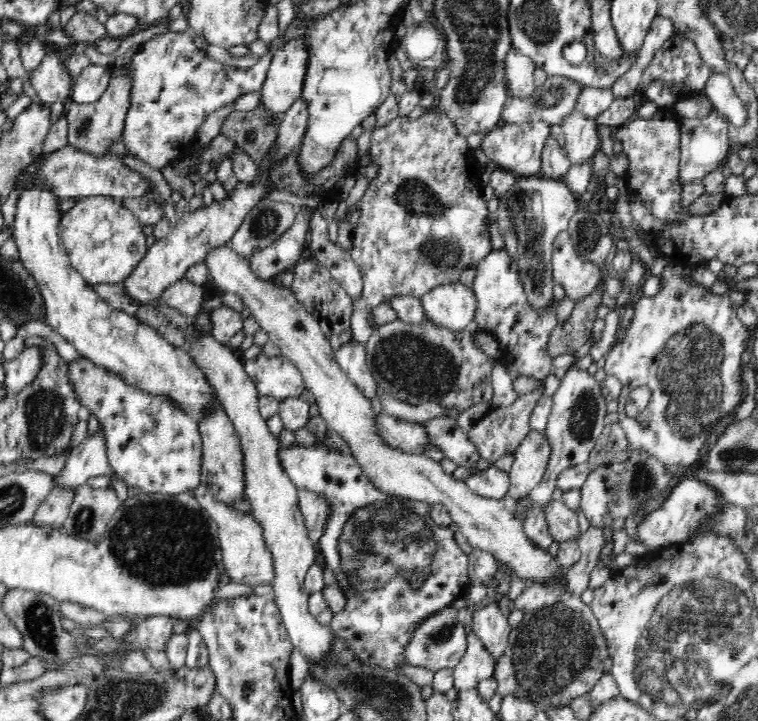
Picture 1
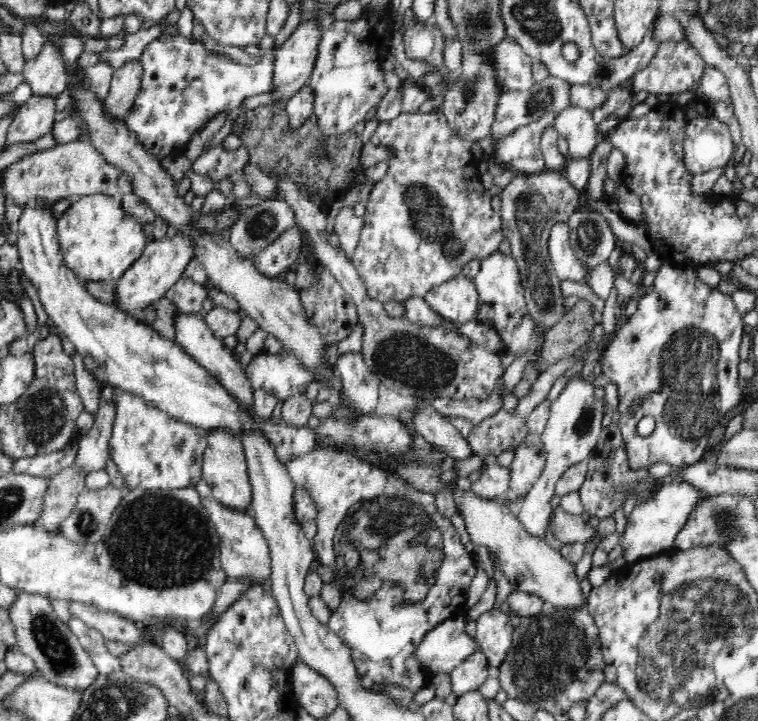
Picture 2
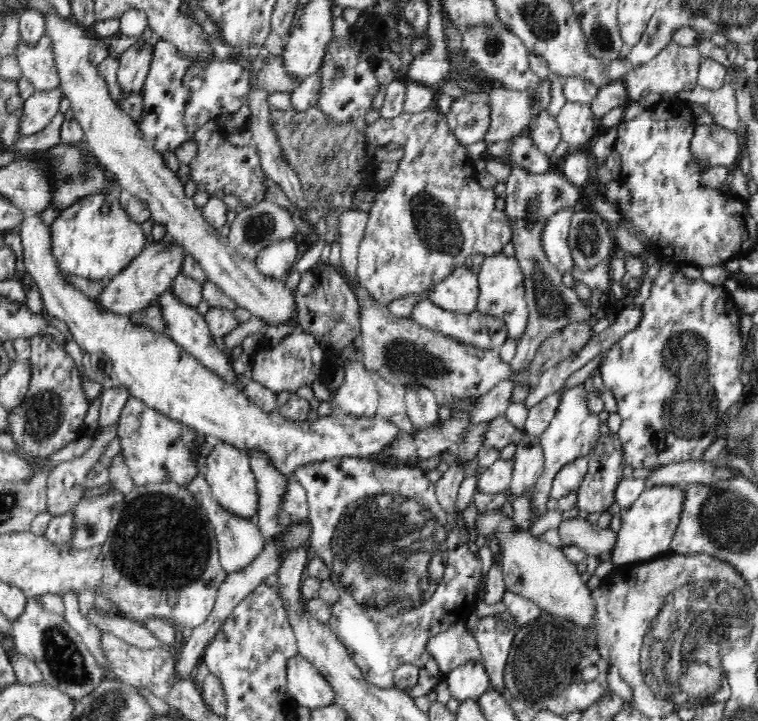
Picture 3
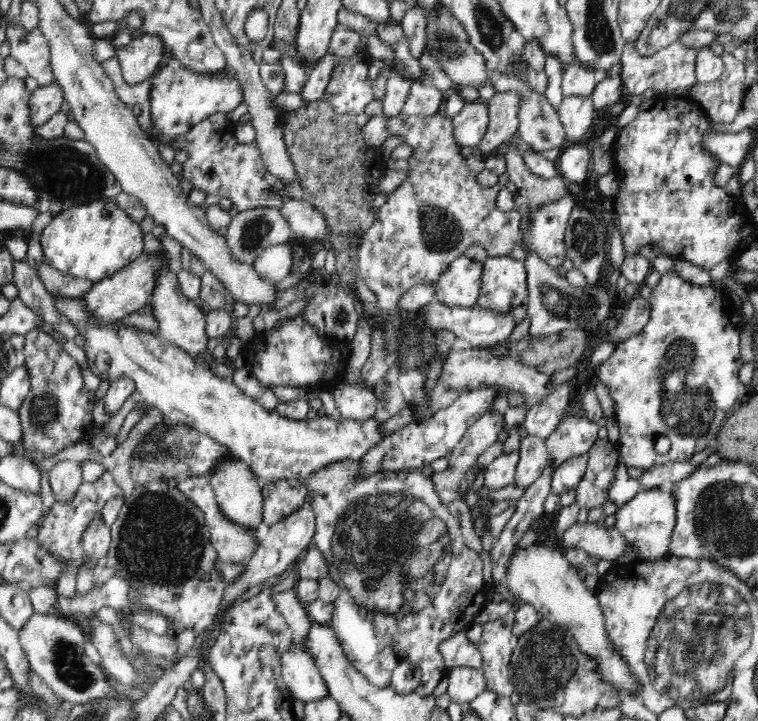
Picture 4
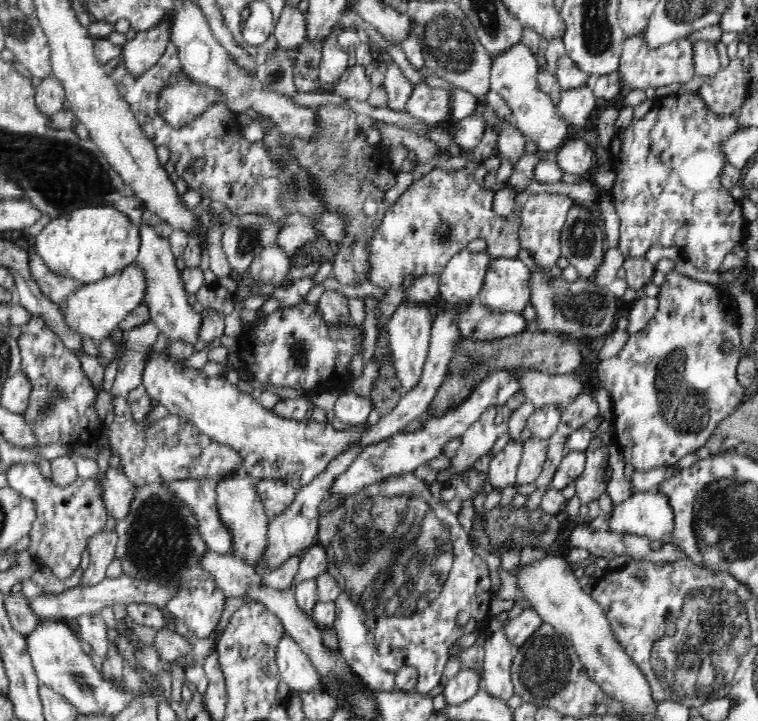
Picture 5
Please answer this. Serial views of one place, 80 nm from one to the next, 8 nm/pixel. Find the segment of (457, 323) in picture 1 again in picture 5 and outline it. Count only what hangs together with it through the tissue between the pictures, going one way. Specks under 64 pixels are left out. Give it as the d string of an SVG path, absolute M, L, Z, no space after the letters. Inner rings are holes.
M464 248L451 256L439 274L438 297L444 298L448 305L458 302L476 303L491 260L487 249L472 253Z

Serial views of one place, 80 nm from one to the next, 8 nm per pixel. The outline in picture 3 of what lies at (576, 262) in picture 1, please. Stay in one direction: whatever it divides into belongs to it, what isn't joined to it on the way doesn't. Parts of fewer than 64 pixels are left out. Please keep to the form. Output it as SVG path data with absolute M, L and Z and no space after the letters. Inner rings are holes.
M562 206L547 217L539 234L539 244L542 246L543 254L562 275L565 271L571 271L575 265L568 246L569 228L573 214L572 207Z

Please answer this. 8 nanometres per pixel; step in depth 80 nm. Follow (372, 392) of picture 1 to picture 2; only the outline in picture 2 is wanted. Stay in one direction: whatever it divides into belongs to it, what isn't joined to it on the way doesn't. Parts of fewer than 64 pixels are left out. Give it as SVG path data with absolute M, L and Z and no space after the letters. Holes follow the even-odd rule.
M362 351L345 353L337 358L336 372L341 376L342 399L356 407L360 414L374 414L379 401L379 380L368 369Z

